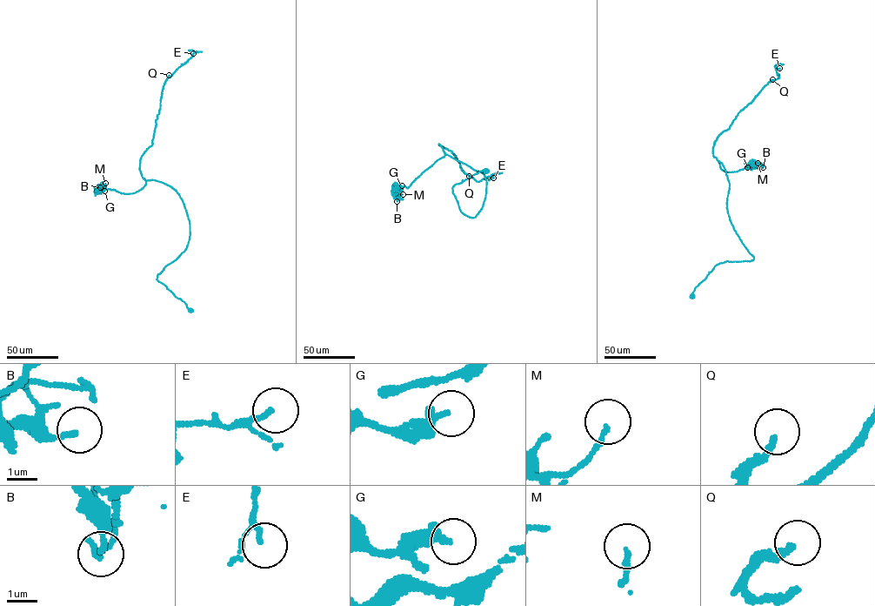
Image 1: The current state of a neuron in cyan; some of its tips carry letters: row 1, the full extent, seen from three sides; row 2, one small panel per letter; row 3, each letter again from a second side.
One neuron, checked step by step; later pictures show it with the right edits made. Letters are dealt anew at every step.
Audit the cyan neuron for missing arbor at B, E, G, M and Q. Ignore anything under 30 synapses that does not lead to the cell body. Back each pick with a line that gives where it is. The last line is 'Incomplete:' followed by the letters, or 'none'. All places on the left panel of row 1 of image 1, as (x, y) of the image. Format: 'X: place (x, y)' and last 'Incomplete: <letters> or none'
Q: place (169, 75)
Incomplete: Q

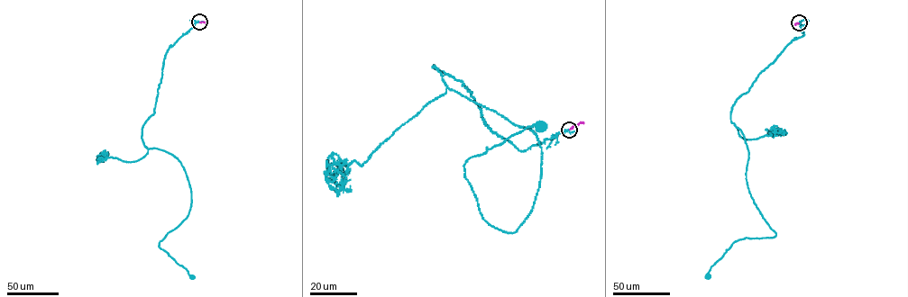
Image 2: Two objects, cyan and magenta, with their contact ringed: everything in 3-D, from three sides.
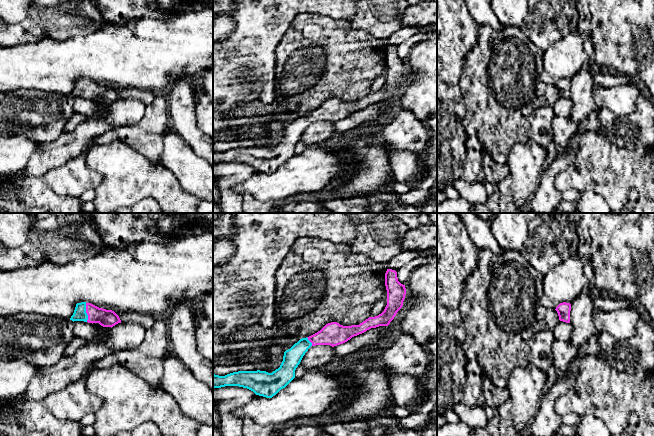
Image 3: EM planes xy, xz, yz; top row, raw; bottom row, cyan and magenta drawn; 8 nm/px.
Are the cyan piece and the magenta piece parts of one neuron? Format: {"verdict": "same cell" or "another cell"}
{"verdict": "same cell"}

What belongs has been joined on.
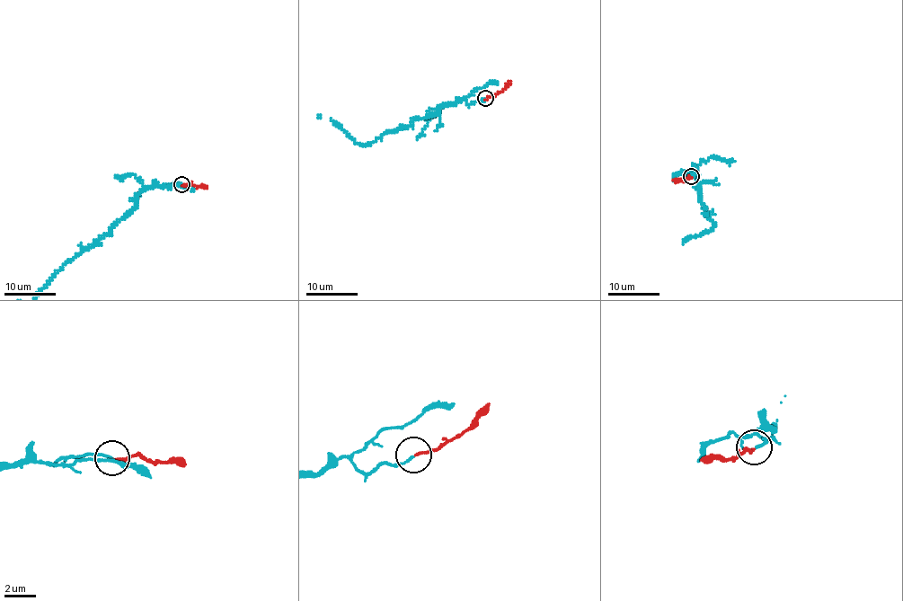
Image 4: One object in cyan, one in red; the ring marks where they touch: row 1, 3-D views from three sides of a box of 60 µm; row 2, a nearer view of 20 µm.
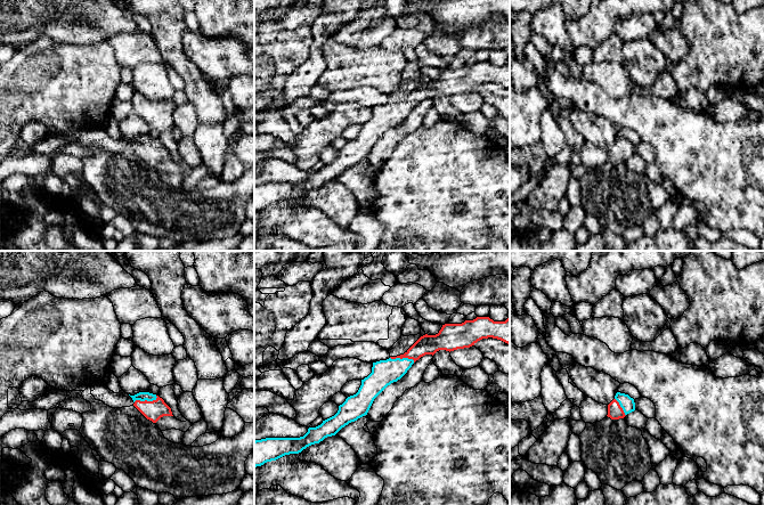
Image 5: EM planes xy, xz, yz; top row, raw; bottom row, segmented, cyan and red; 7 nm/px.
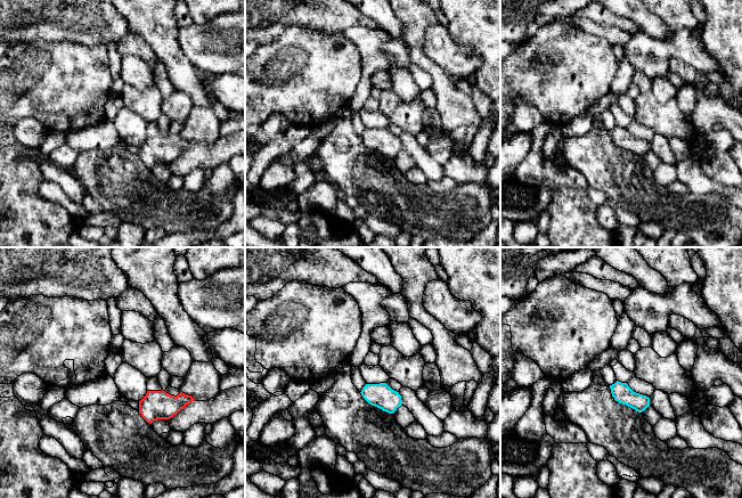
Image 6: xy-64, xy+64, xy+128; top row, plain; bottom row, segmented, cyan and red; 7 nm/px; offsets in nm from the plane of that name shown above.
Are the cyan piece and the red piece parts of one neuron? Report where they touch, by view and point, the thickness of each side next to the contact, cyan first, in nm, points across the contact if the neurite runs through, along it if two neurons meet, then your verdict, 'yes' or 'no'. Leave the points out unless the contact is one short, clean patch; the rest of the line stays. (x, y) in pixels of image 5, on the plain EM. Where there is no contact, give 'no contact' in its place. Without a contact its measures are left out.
xy (145, 144) | 60/140 nm | across xy (141, 140), (145, 144), (153, 155) | yes

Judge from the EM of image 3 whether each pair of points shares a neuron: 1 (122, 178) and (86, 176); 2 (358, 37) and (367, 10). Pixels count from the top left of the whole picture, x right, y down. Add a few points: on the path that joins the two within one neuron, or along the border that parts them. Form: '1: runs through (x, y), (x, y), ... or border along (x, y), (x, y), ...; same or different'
1: border along (86, 160), (101, 175), (101, 182), (94, 189); different
2: border along (348, 21), (354, 28), (383, 38); different

